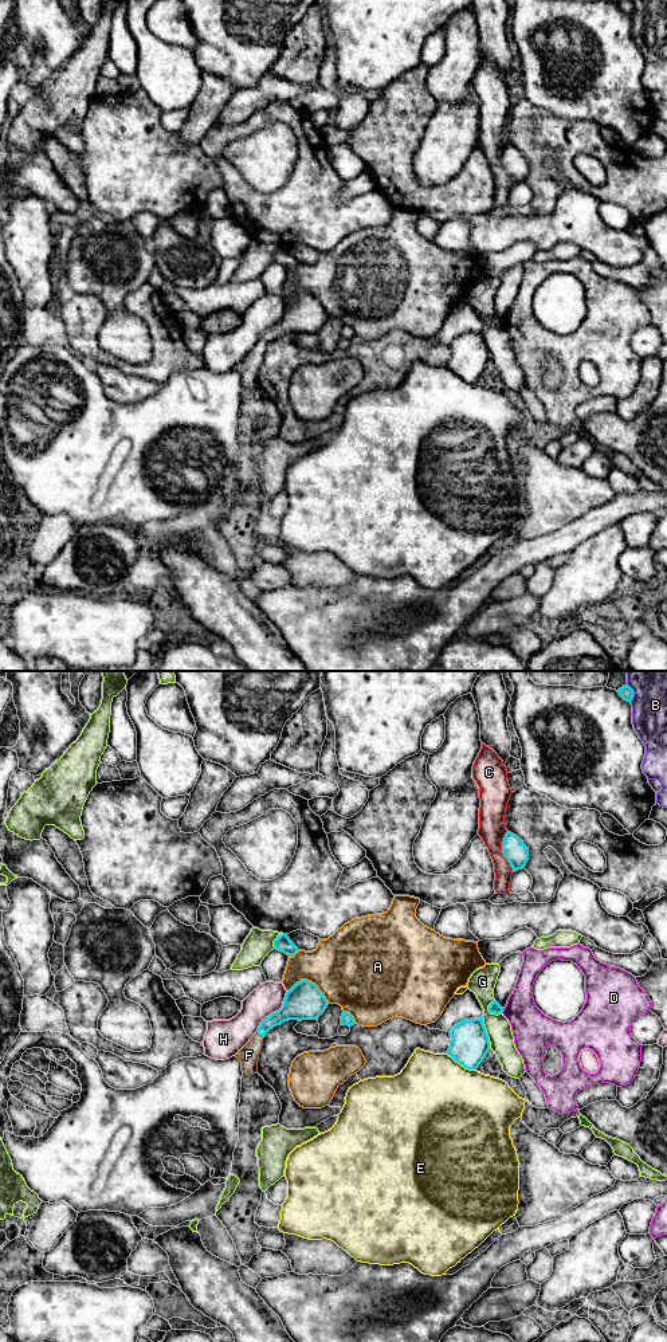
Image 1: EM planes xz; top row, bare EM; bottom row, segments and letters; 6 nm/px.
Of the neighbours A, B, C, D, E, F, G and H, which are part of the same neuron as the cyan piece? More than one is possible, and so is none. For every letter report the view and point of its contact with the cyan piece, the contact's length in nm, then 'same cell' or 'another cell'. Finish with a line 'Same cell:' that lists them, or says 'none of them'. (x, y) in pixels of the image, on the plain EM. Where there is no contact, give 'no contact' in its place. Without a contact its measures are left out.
A: xz (310, 294) | 260 nm | another cell
B: xz (634, 6) | 90 nm | another cell
C: xz (502, 164) | 260 nm | another cell
D: xz (502, 324) | 30 nm | another cell
E: xz (460, 377) | 200 nm | another cell
F: xz (259, 348) | 60 nm | same cell
G: xz (486, 345) | 200 nm | another cell
H: xz (274, 325) | 320 nm | another cell
Same cell: F

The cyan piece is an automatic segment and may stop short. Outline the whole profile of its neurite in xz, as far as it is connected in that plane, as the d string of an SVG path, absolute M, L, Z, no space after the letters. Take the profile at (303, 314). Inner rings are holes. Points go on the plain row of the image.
M301 293L287 303L279 323L266 330L250 354L235 368L247 388L258 386L258 373L266 346L289 333L318 333L329 315L315 297Z

